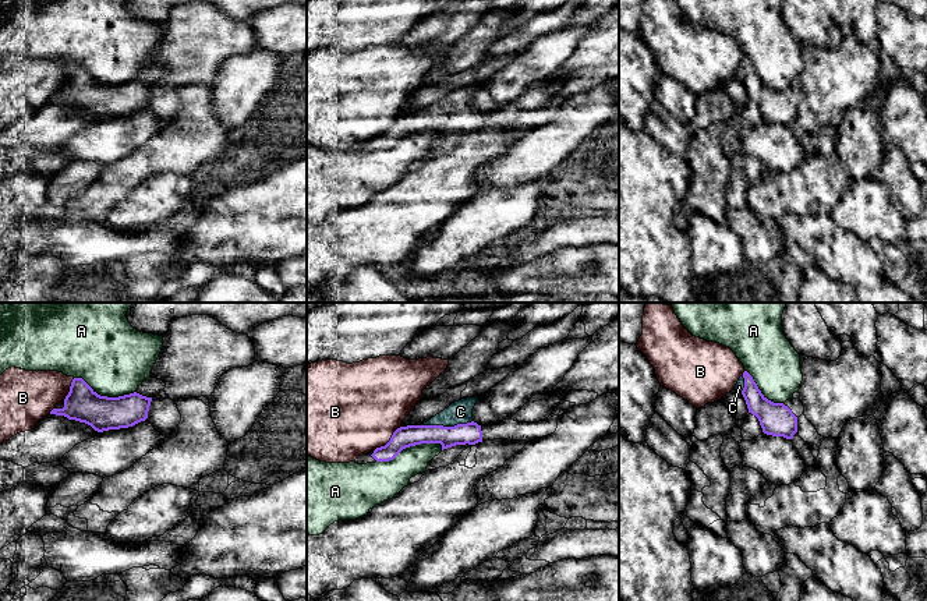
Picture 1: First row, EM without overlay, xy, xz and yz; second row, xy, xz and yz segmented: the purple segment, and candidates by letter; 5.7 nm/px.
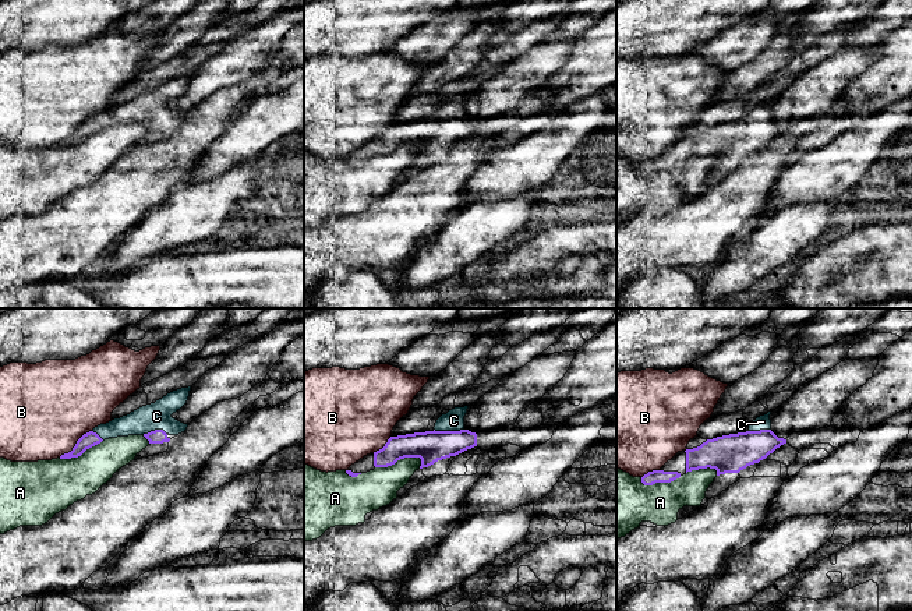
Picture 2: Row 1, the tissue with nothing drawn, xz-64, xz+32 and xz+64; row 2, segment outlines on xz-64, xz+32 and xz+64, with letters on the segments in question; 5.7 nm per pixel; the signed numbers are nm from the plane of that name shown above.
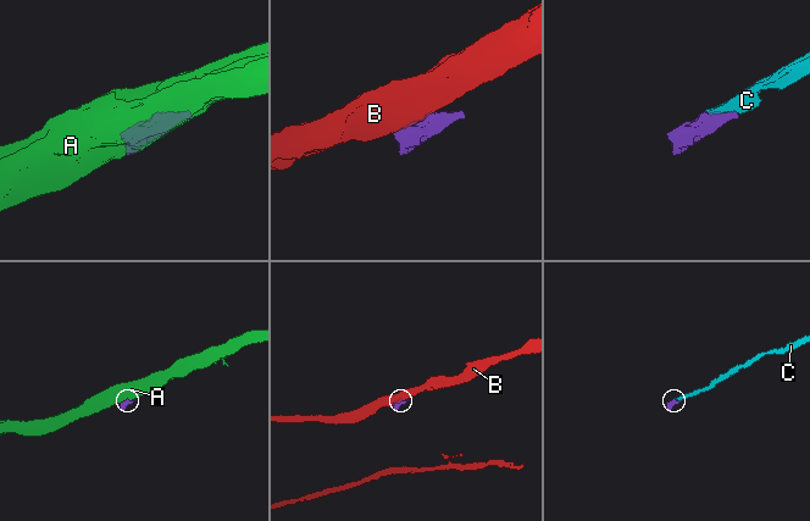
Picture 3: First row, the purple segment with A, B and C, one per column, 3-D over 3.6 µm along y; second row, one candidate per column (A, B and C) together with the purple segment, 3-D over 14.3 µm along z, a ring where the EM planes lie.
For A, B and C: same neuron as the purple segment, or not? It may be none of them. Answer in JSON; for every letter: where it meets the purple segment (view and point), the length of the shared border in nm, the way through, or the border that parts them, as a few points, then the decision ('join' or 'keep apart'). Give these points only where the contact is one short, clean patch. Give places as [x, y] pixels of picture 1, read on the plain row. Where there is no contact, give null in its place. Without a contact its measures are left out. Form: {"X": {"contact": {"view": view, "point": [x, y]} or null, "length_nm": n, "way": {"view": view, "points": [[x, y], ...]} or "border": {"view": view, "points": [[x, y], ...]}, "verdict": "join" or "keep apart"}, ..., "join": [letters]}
{"A": {"contact": {"view": "xz", "point": [409, 134]}, "length_nm": 400, "verdict": "keep apart"}, "B": {"contact": {"view": "xz", "point": [389, 128]}, "length_nm": 220, "verdict": "keep apart"}, "C": {"contact": {"view": "xz", "point": [446, 115]}, "length_nm": 300, "way": {"view": "xz", "points": [[404, 124], [446, 115], [460, 99]]}, "verdict": "join"}, "join": ["C"]}

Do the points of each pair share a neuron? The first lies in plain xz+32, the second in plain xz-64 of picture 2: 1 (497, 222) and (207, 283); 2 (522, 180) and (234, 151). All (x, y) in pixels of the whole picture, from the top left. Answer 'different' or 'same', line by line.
1: different
2: same

